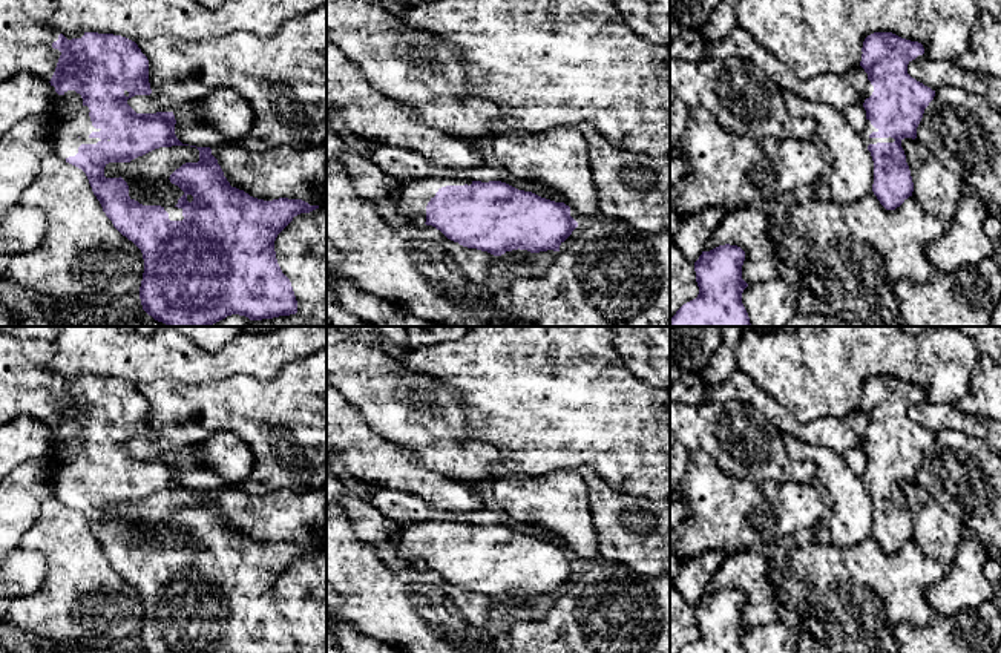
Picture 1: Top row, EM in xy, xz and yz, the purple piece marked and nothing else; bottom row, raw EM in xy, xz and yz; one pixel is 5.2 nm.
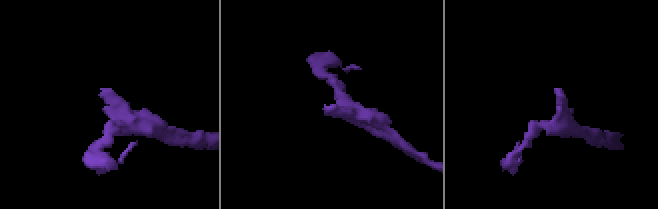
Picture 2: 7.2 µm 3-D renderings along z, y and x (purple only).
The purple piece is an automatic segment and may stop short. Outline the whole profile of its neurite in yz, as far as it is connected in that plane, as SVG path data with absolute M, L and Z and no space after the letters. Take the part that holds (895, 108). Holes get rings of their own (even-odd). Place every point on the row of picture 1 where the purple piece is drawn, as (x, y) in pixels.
M874 32L865 38L862 52L860 66L869 80L863 101L866 124L862 136L874 161L872 192L886 210L895 210L912 196L914 192L914 182L901 141L904 138L917 138L917 127L924 109L934 100L935 90L907 74L907 64L912 60L926 57L921 43L901 38L892 32Z

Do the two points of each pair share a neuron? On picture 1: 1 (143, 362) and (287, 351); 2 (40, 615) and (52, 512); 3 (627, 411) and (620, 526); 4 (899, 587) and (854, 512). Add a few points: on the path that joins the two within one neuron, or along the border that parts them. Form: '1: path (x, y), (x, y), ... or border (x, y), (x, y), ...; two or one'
1: path (178, 362), (227, 362), (241, 354), (252, 354); one
2: path (59, 589), (59, 538); one
3: border (607, 483), (653, 503); two
4: border (871, 534), (848, 546), (834, 544); two

